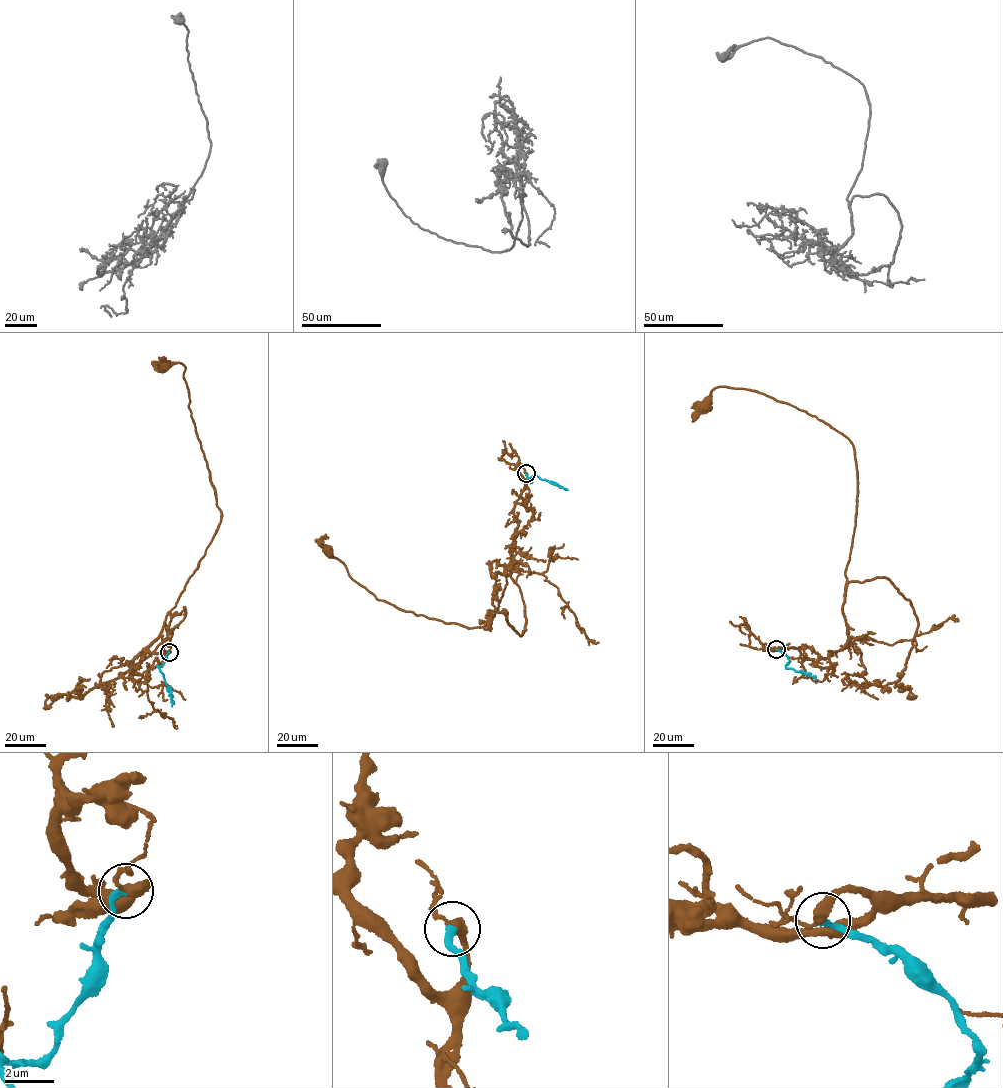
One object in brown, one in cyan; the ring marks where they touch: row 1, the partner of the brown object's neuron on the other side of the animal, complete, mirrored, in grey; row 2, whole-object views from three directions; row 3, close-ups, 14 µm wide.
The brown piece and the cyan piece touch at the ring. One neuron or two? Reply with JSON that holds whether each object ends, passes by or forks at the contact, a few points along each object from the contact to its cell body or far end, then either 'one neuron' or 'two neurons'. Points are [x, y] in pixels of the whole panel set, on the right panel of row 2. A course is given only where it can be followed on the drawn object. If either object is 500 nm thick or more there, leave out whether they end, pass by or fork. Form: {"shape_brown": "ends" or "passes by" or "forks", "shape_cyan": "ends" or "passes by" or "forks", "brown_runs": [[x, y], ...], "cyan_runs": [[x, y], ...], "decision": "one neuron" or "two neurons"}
{"shape_brown": "passes by", "shape_cyan": "ends", "brown_runs": [[776, 649], [803, 646], [826, 659], [848, 638], [853, 445], [758, 392], [718, 387], [704, 406]], "cyan_runs": [[776, 649], [788, 657], [786, 667], [817, 679]], "decision": "one neuron"}

